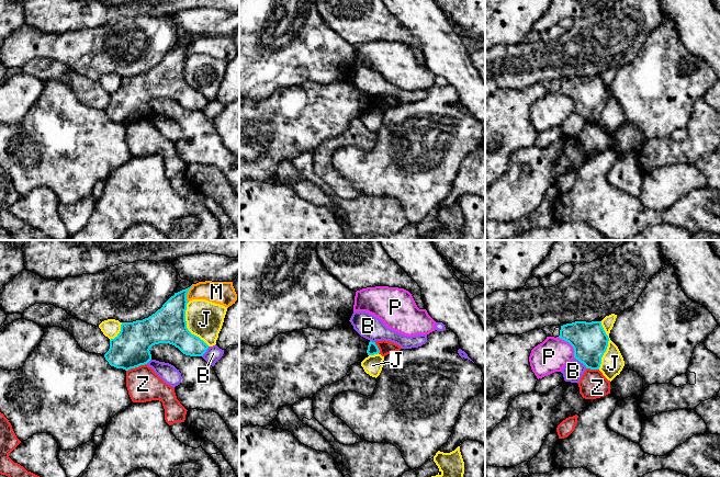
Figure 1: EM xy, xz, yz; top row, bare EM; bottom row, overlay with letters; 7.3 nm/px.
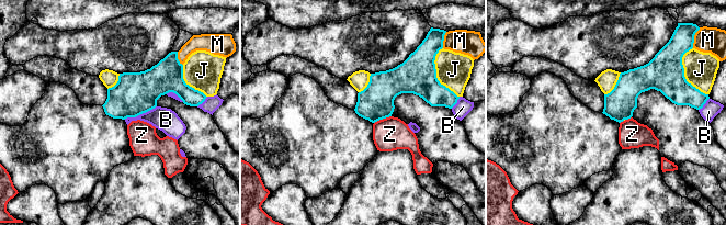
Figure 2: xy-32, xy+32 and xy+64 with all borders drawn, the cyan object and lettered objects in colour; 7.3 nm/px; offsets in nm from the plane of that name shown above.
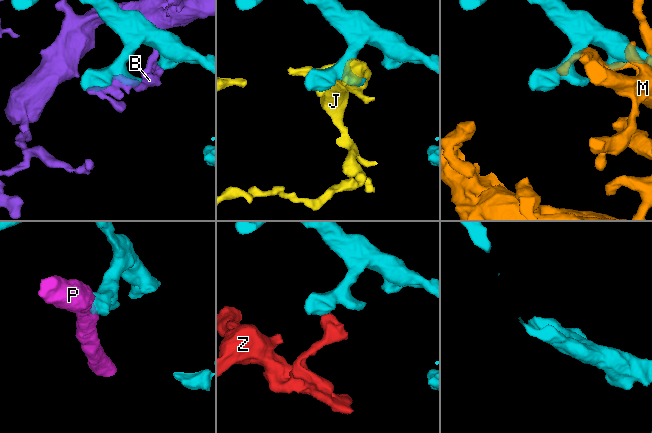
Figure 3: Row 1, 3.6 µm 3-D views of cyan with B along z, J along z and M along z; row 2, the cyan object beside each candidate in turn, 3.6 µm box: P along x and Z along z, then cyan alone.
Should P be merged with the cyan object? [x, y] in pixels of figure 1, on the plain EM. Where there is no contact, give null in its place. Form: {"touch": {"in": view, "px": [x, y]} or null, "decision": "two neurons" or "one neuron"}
{"touch": {"in": "yz", "px": [570, 98]}, "decision": "two neurons"}

